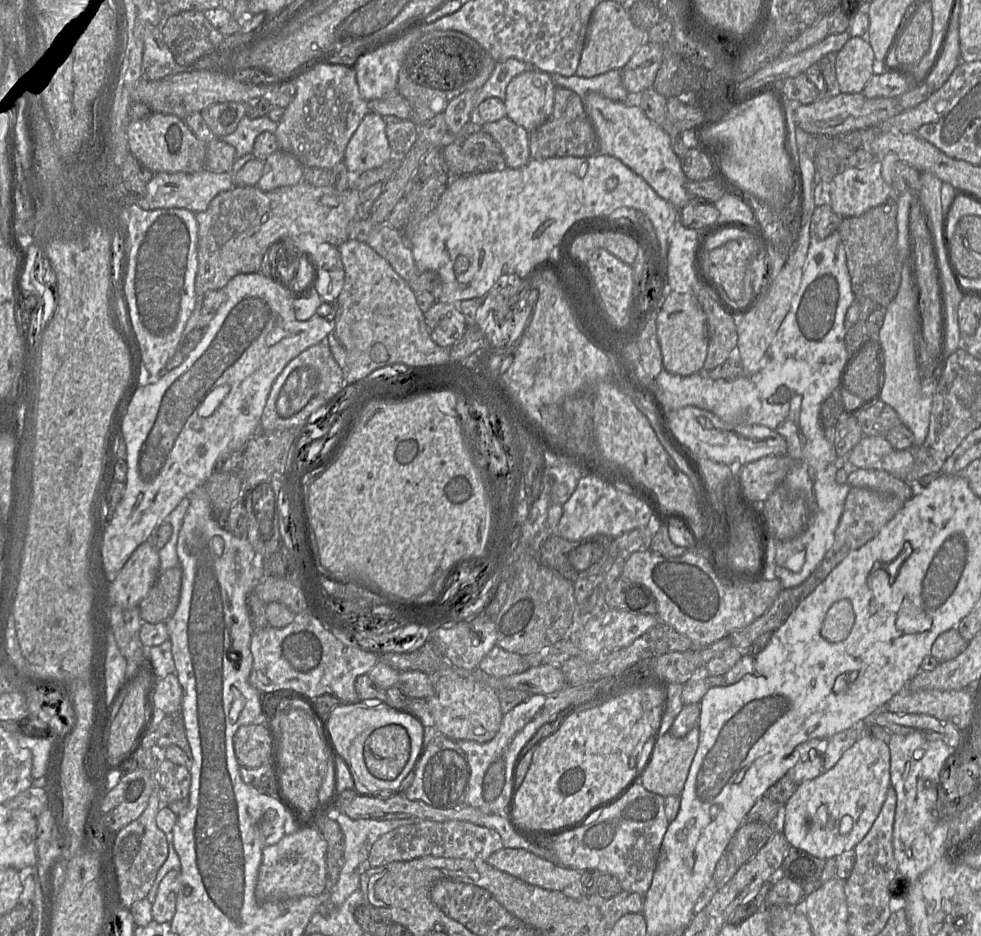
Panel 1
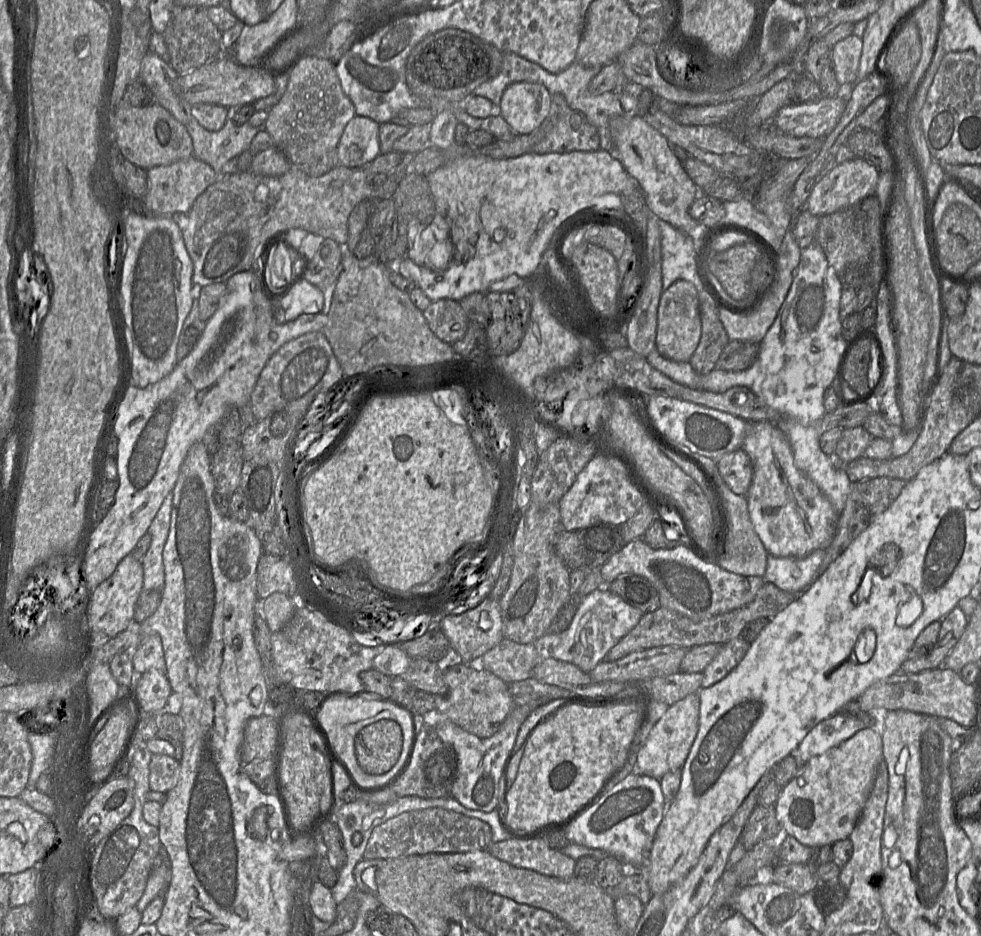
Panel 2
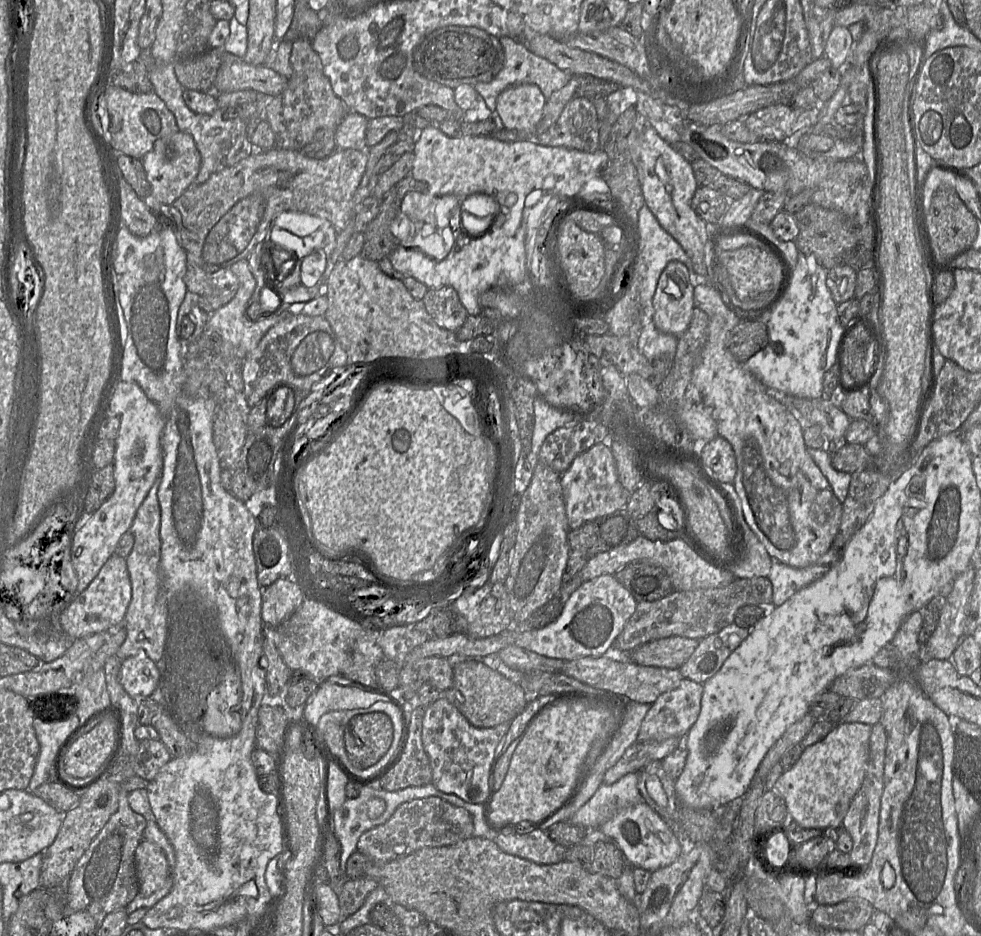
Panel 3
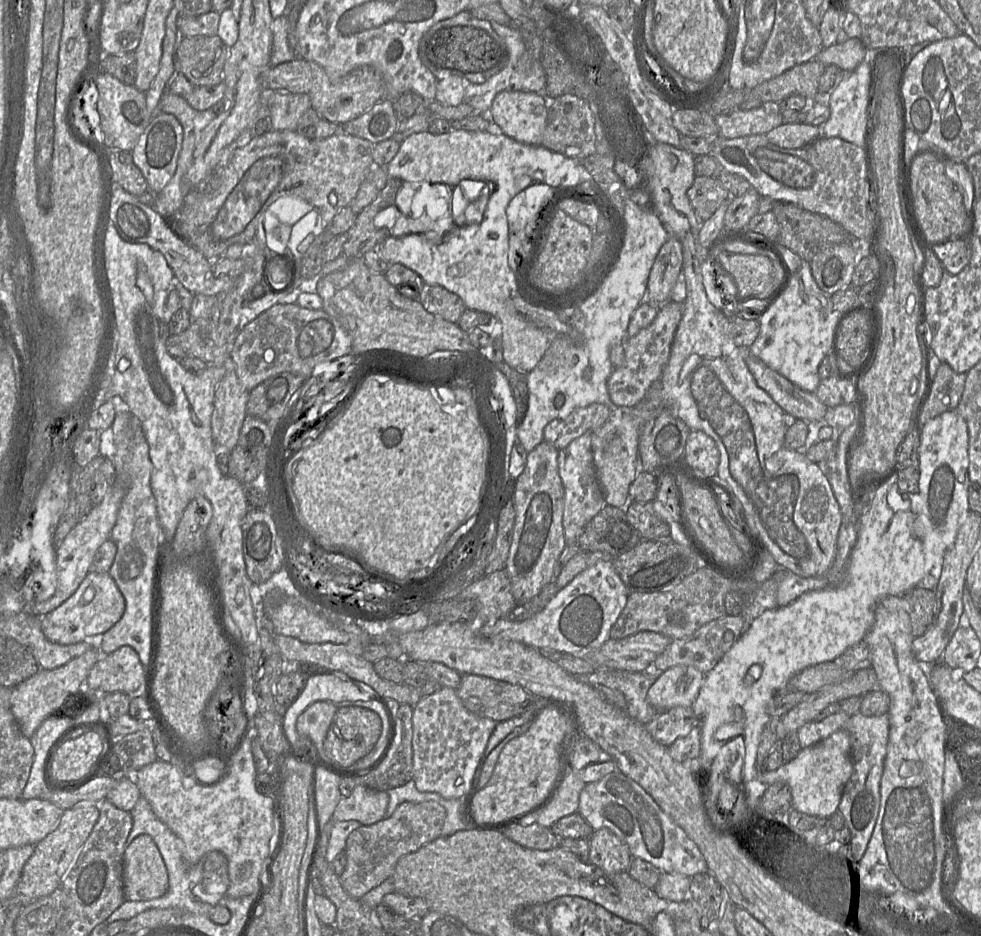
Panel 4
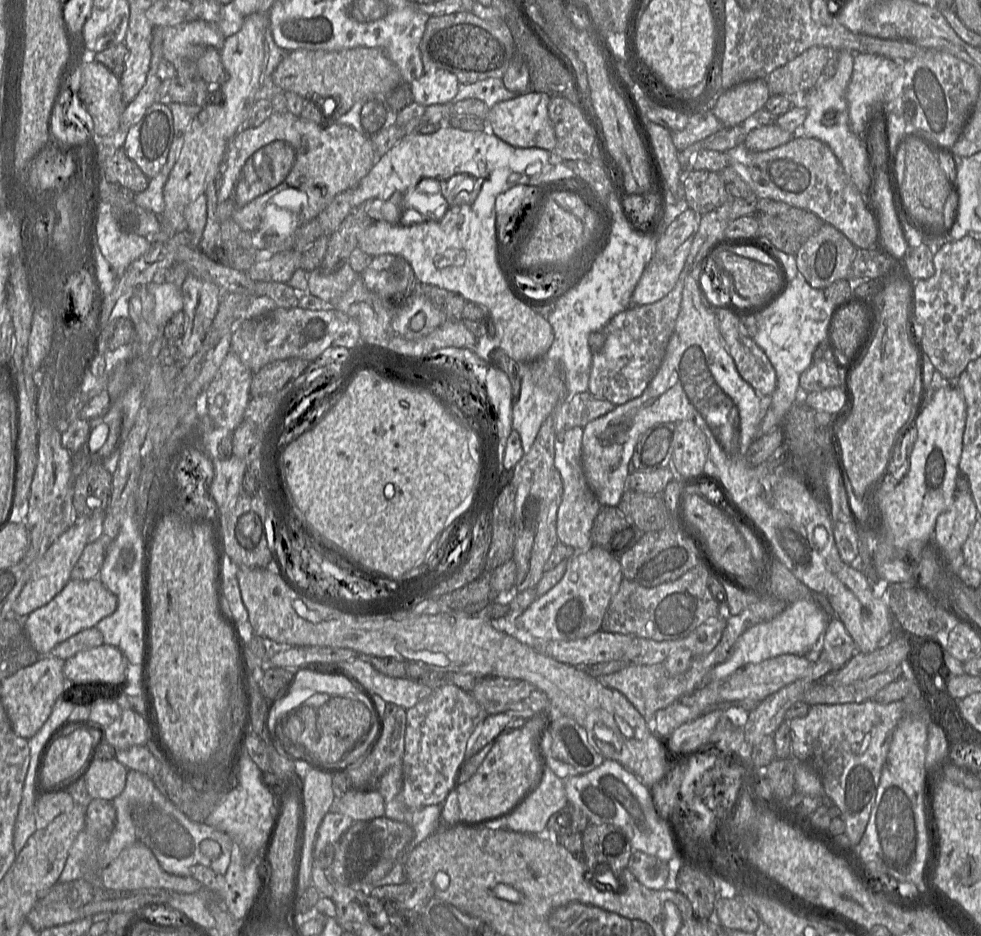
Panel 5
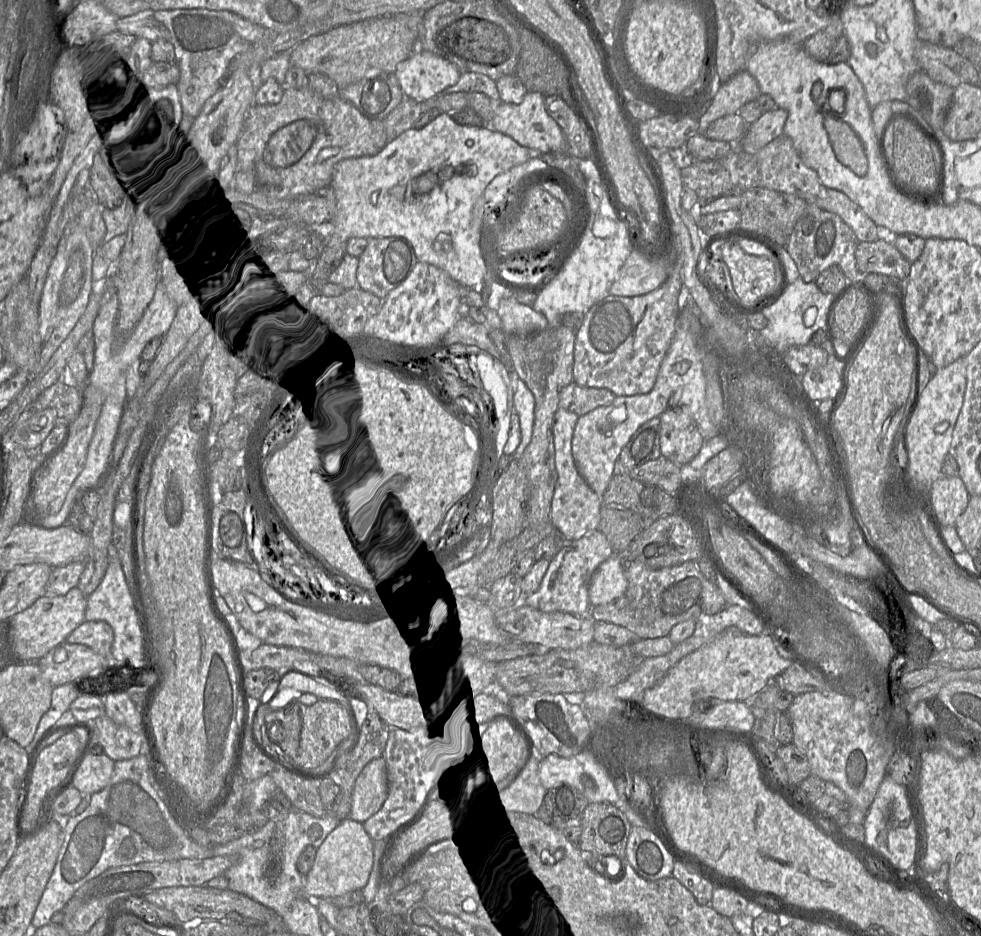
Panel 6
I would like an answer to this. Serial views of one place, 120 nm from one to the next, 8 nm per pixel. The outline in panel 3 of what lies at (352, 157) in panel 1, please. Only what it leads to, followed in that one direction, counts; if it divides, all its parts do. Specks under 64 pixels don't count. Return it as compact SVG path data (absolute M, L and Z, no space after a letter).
M348 112L336 129L337 149L368 150L366 143L368 120L361 114Z

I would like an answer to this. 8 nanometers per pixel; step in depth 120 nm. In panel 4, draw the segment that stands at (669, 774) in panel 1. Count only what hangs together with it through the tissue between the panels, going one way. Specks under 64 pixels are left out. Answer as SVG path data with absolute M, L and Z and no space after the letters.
M673 666L657 677L647 692L647 700L658 712L677 706L691 707L703 685L704 675L692 666Z

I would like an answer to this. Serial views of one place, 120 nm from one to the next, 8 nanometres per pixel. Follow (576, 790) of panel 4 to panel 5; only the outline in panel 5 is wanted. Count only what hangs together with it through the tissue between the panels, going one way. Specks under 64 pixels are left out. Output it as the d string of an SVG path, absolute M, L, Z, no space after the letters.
M545 768L537 789L510 816L488 822L483 828L544 835L549 818L568 805L564 780Z

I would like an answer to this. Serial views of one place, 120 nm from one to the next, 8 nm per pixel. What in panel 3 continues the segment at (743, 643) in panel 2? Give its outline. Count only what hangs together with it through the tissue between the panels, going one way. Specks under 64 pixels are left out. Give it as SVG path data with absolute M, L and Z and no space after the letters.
M732 623L719 632L699 640L689 659L679 668L684 678L704 684L723 666L731 653L748 637L750 631Z

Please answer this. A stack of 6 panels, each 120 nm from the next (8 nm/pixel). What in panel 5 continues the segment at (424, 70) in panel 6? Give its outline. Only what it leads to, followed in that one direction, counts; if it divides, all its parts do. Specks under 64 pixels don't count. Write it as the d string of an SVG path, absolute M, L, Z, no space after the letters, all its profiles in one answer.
M444 69L427 71L410 84L414 103L424 106L449 104L458 92L459 81Z

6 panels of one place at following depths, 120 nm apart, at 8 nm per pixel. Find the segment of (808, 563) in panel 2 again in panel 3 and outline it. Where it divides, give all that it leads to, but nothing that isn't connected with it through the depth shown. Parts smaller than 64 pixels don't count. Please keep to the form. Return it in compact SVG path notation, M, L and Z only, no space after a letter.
M832 546L816 563L805 568L773 561L768 575L772 584L773 606L782 605L802 588L823 577L839 561L841 551Z

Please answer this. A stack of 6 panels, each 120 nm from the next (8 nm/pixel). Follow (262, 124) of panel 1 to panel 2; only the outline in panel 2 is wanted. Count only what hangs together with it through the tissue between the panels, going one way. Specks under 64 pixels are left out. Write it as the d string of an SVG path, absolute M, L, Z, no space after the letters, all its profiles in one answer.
M230 109L224 126L218 131L205 129L196 119L185 126L192 138L193 156L209 164L217 174L230 159L249 150L254 136L266 129L265 125L255 127L248 122L235 124Z

